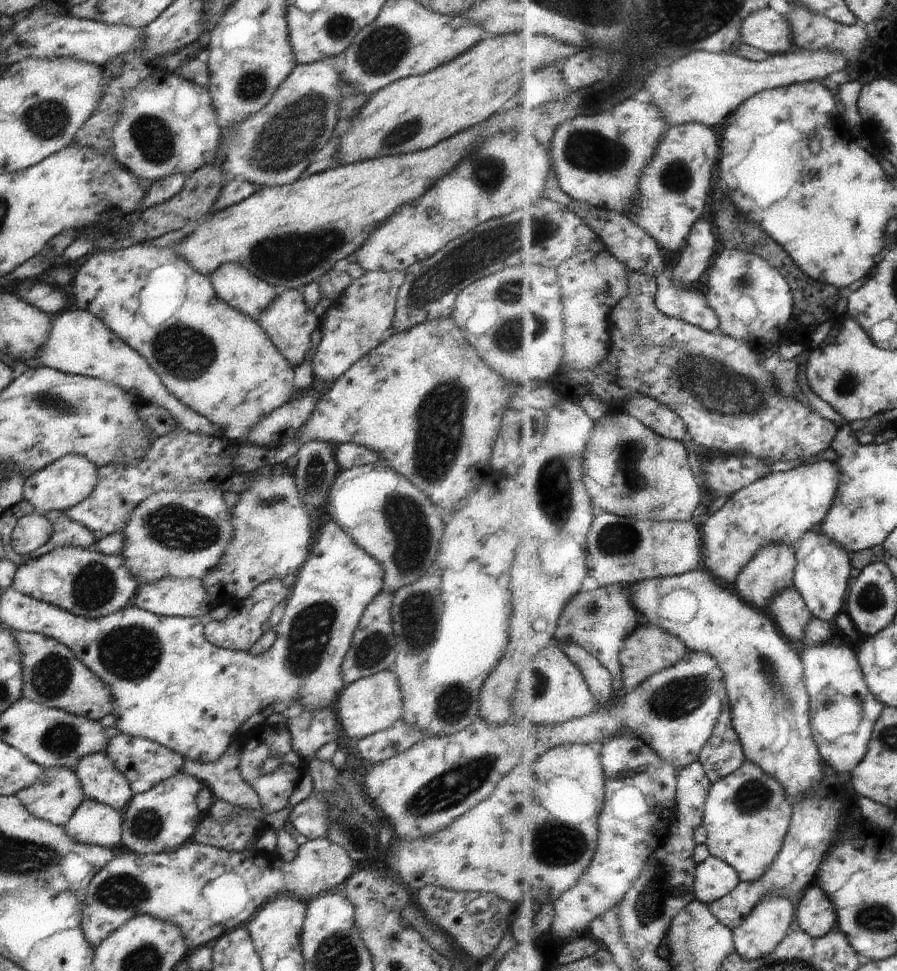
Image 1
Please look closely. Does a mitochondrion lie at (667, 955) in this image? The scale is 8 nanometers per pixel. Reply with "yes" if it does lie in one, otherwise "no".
no

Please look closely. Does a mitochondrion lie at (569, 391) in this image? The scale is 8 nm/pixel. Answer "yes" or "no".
no

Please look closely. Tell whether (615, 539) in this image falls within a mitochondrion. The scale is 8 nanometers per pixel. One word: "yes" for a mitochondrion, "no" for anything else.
yes

